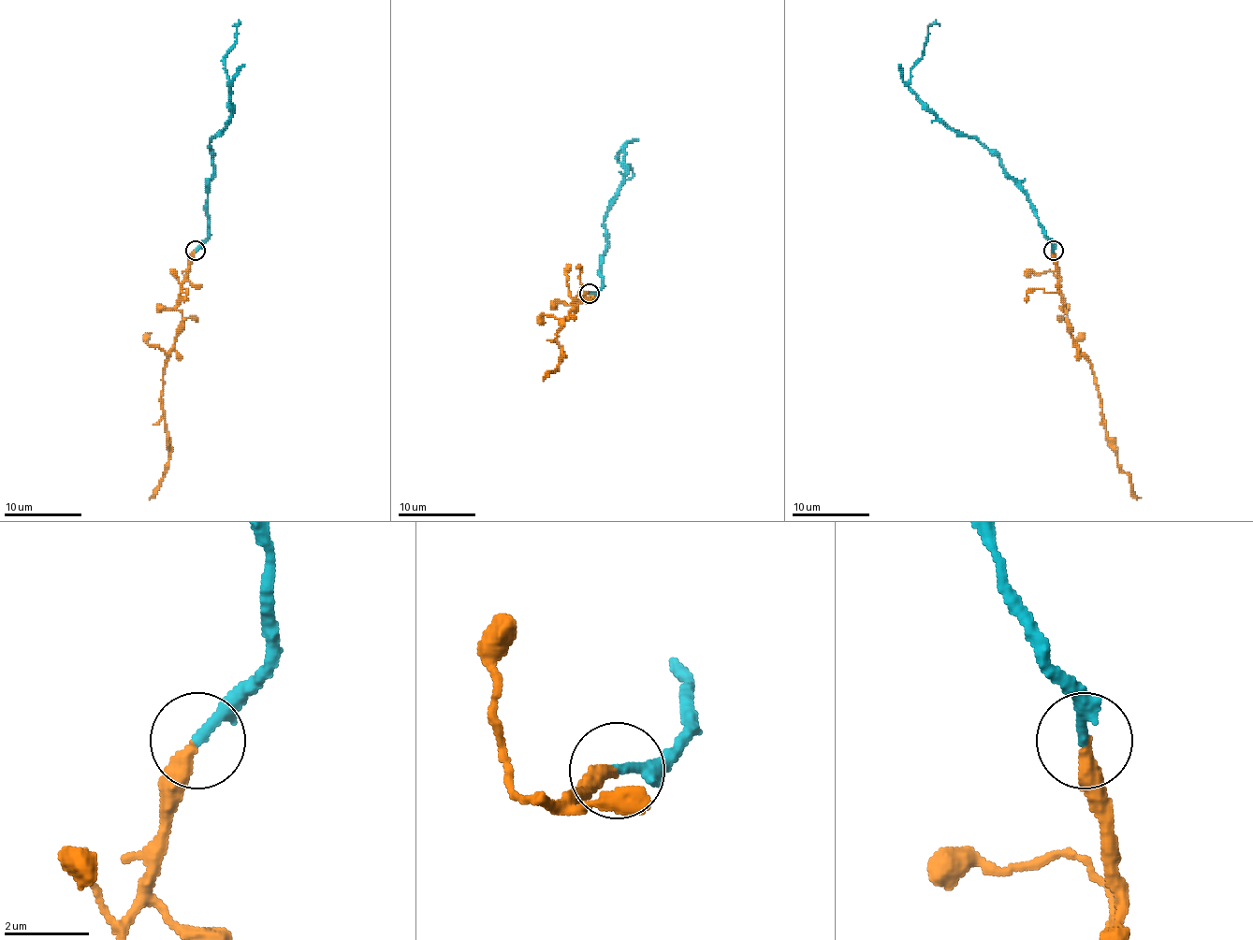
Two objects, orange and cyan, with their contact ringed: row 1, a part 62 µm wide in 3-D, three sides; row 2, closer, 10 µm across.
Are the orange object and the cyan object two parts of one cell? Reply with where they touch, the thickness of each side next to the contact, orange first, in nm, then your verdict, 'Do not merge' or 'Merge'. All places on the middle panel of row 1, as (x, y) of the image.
Place: (590, 293). Thickness 320 nm (orange) against 260 nm. Merge

